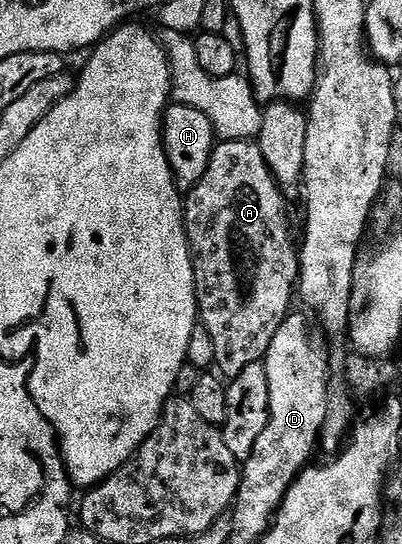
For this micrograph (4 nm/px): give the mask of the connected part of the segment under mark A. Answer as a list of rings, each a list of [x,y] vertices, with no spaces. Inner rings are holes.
[[[224,140],[215,143],[214,153],[208,162],[208,170],[204,170],[204,178],[195,188],[189,189],[184,196],[184,219],[186,221],[186,237],[190,243],[190,254],[194,258],[194,289],[198,299],[198,314],[201,327],[212,334],[212,342],[216,345],[214,363],[217,371],[223,377],[232,378],[244,370],[244,366],[259,363],[265,357],[268,346],[272,346],[272,338],[276,338],[276,330],[291,315],[290,303],[296,300],[296,285],[298,283],[298,254],[296,240],[290,237],[290,216],[286,213],[287,197],[282,195],[270,167],[264,162],[264,154],[258,149],[257,143],[248,140]]]

